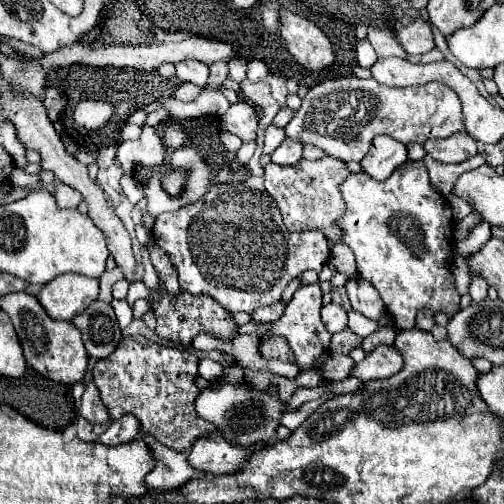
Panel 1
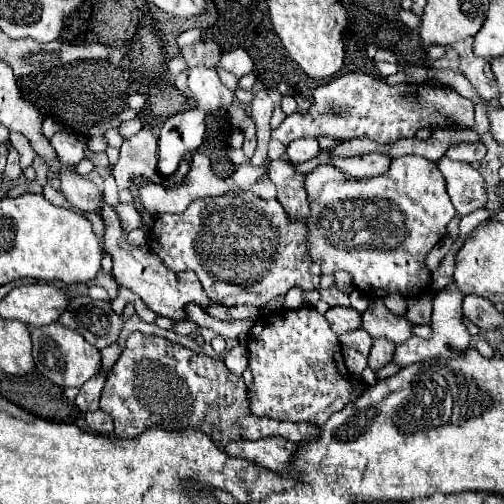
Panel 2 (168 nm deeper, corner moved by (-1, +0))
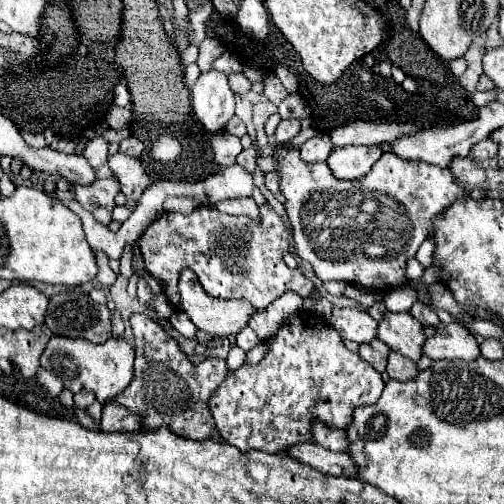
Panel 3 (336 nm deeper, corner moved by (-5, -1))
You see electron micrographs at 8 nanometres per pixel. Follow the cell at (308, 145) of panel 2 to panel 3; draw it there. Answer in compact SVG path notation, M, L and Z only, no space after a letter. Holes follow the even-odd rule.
M317 134L301 146L301 158L305 162L325 162L331 150L333 150L331 138L327 134Z

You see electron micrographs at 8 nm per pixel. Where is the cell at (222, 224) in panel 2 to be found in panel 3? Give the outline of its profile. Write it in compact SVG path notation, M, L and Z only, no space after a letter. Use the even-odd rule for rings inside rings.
M269 204L261 206L261 222L253 222L247 216L231 216L231 214L221 214L217 208L211 206L199 206L191 214L175 214L175 212L163 212L139 238L139 250L143 254L145 270L161 284L165 296L169 302L181 310L179 306L179 290L177 290L177 280L183 268L189 268L197 274L199 284L205 288L205 292L213 298L219 300L247 300L251 302L257 310L267 308L273 300L283 296L285 292L297 292L299 296L307 298L313 292L313 282L303 276L299 268L289 268L283 262L283 254L289 252L289 232L283 226L283 220L269 208Z

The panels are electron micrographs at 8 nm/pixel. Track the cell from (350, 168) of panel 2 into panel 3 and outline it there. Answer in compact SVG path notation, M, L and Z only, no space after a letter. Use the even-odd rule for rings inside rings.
M341 146L333 148L327 164L335 178L339 180L355 180L363 178L371 166L381 158L379 146Z

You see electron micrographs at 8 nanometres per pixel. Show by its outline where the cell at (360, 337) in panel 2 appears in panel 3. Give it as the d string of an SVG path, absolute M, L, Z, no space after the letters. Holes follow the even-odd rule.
M375 340L375 342L371 342L371 344L363 344L363 346L359 348L359 356L361 356L365 362L369 362L377 372L385 372L389 352L391 352L391 348L389 348L385 342L381 342L381 340Z

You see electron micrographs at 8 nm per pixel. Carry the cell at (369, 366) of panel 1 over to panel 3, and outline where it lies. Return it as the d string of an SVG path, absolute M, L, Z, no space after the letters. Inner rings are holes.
M457 322L451 324L439 324L433 338L429 338L423 346L423 354L433 358L433 360L475 360L481 350L475 340L475 336L459 326Z

